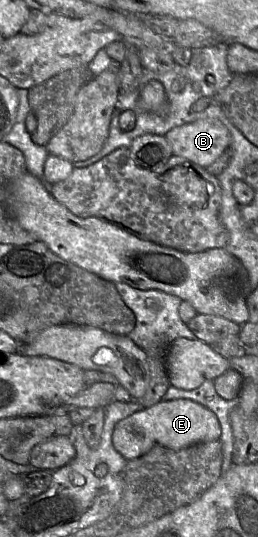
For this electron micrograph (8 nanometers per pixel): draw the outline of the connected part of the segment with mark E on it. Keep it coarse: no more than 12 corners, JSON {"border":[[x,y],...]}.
{"border":[[162,400],[114,426],[114,448],[131,461],[154,447],[219,440],[212,411]]}

